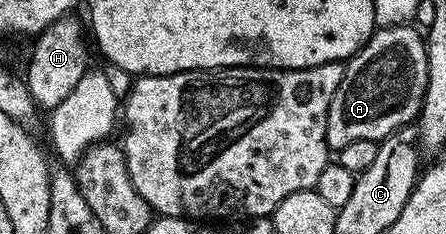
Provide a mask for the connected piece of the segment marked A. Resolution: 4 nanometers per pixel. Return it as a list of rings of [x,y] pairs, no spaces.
[[[415,25],[381,26],[353,58],[347,59],[342,84],[330,100],[326,120],[329,151],[338,152],[353,140],[379,143],[381,138],[419,119],[428,75],[425,41]]]

